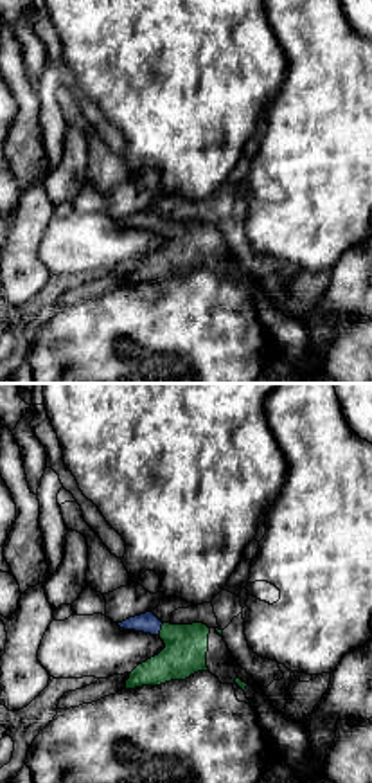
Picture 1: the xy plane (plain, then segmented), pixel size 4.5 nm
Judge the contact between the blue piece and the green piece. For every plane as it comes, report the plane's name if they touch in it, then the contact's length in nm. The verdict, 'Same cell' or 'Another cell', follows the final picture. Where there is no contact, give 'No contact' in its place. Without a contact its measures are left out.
Touches blue in xy. Shared border 60 nm

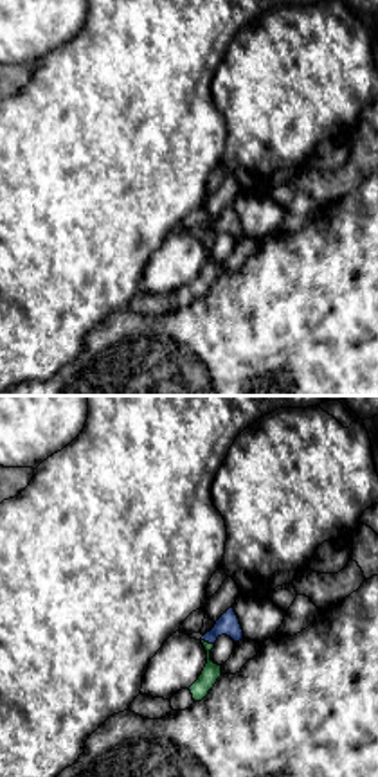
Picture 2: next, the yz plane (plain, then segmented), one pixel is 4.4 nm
Touches blue in yz. Shared border 60 nm

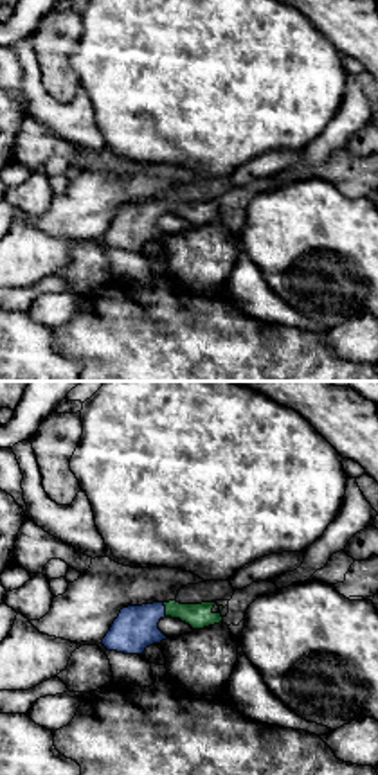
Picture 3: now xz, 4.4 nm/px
Touches blue in xz. Shared border 70 nm

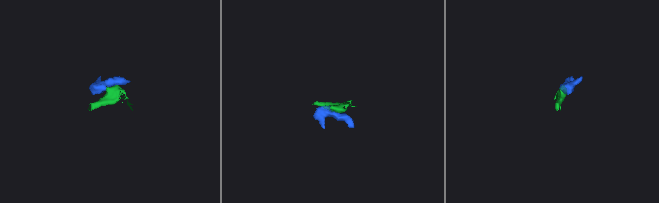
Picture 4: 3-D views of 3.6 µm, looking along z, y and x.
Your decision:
Same cell

